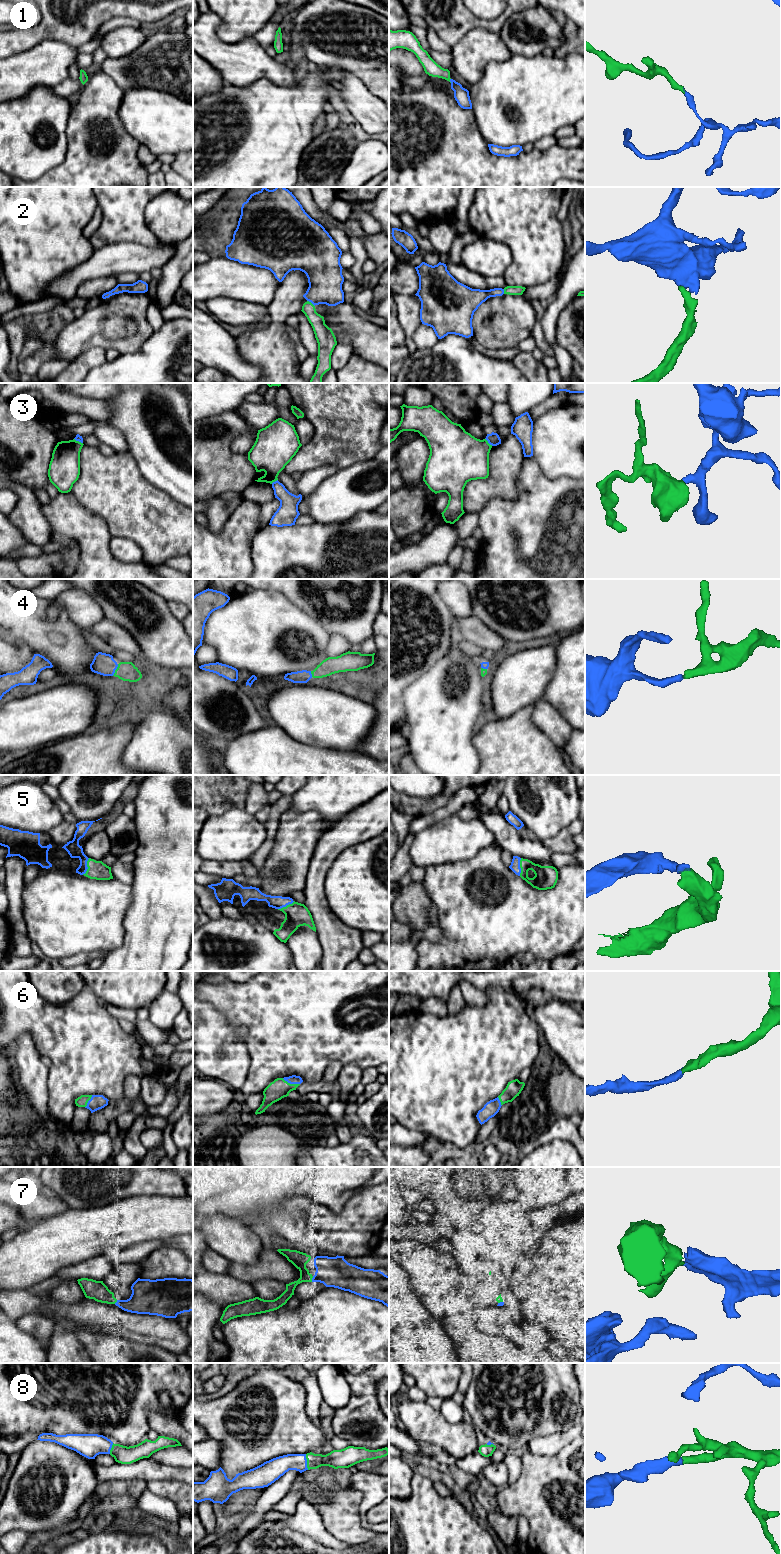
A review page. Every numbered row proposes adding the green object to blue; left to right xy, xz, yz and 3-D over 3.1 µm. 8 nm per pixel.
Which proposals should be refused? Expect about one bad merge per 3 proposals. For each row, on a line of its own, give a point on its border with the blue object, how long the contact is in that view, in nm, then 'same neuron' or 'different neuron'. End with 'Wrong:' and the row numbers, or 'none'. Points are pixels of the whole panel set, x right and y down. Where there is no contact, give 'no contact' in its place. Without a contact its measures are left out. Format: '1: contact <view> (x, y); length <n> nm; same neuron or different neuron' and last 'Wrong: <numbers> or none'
1: contact yz (450, 80); length 40 nm; same neuron
2: contact xz (311, 302); length 80 nm; same neuron
3: contact yz (488, 442); length 90 nm; different neuron
4: contact xy (115, 669); length 110 nm; same neuron
5: contact xy (87, 867); length 150 nm; same neuron
6: contact xz (291, 1083); length 150 nm; same neuron
7: contact xz (312, 1279); length 50 nm; same neuron
8: contact xz (306, 1462); length 130 nm; same neuron
Wrong: 3

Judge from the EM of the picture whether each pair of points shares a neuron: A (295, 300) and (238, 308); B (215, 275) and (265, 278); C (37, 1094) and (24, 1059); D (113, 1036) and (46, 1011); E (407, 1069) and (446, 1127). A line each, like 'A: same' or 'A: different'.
A: different
B: same
C: same
D: same
E: same

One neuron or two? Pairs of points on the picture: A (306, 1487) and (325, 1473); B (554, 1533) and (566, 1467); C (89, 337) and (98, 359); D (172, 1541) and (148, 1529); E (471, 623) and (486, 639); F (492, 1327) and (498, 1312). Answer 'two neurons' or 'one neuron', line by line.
A: one neuron
B: one neuron
C: two neurons
D: one neuron
E: one neuron
F: one neuron

